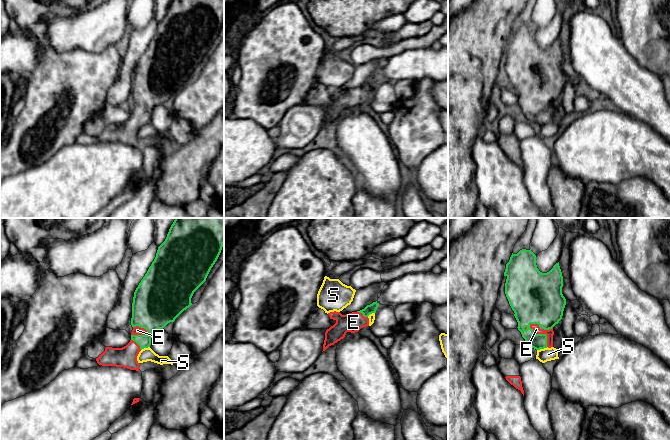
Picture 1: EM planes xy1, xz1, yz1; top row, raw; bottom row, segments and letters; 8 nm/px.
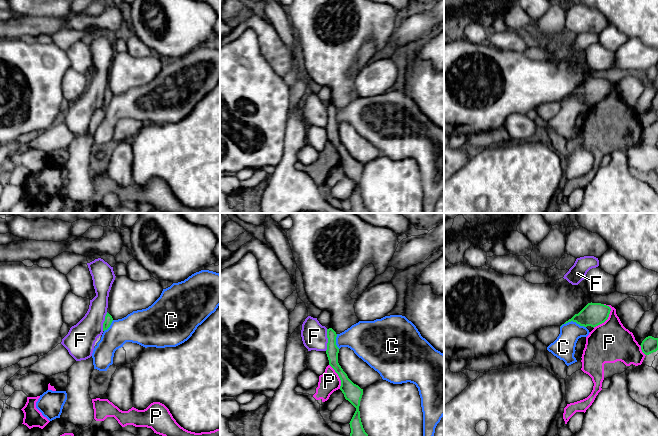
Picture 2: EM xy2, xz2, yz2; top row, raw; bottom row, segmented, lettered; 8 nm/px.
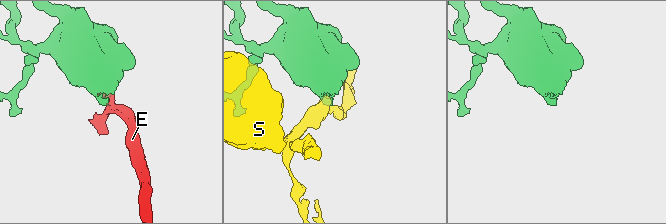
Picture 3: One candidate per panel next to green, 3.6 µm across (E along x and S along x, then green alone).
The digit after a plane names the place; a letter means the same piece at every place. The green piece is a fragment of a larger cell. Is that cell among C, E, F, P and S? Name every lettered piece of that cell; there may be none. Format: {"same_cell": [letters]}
{"same_cell": ["E"]}

